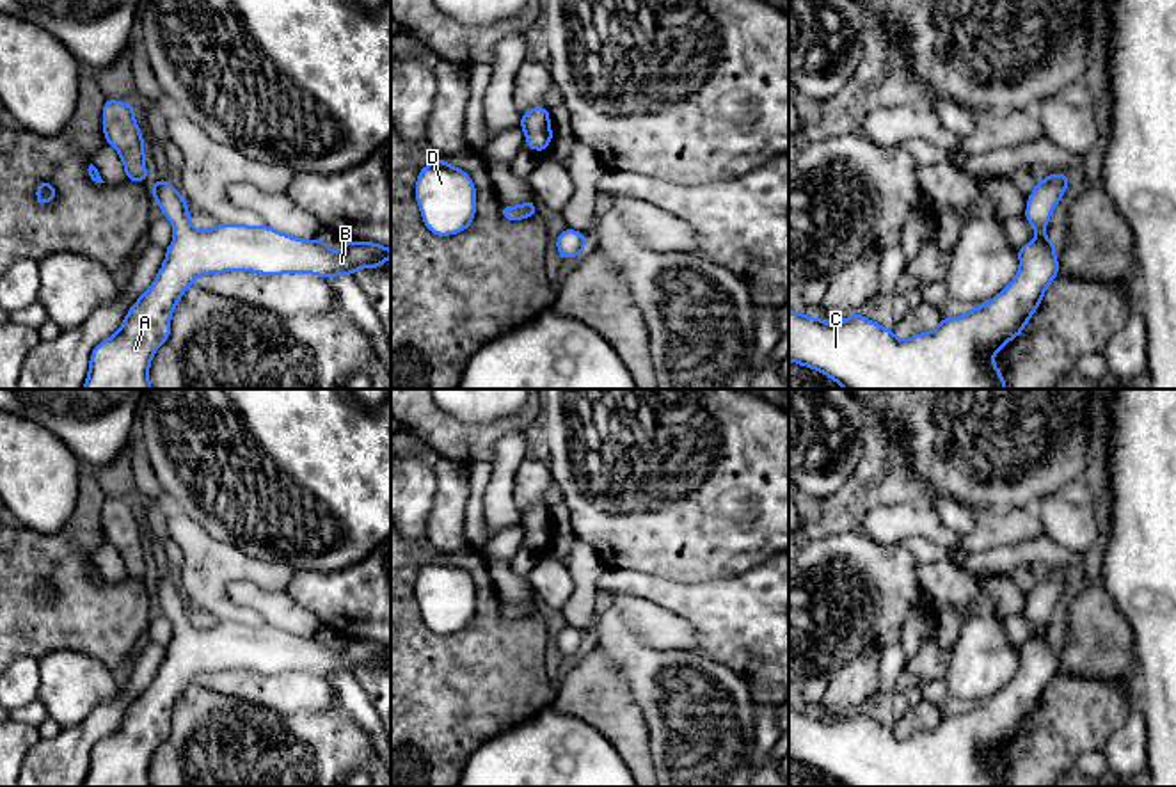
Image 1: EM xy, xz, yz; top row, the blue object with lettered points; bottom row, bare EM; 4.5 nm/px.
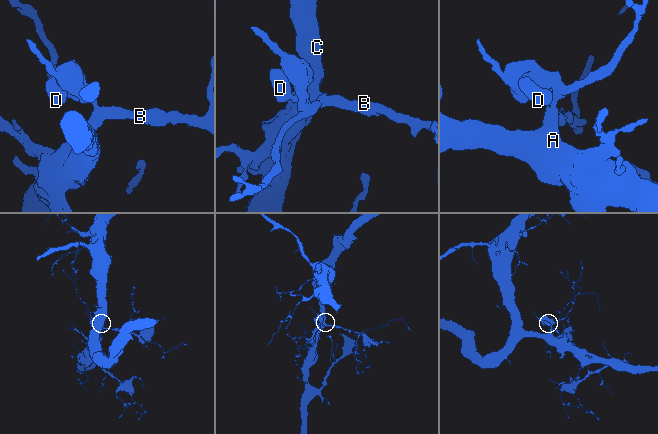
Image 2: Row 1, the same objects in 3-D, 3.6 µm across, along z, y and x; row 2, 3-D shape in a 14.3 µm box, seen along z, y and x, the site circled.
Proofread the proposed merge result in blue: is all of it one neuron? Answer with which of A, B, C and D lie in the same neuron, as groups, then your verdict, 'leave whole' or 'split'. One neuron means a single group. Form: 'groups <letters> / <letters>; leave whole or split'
groups A B C D; leave whole

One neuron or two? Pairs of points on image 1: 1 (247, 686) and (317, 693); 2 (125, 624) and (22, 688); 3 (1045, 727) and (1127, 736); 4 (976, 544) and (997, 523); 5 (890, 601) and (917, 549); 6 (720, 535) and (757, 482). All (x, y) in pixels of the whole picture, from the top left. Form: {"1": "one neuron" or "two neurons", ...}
{"1": "one neuron", "2": "two neurons", "3": "two neurons", "4": "one neuron", "5": "two neurons", "6": "one neuron"}

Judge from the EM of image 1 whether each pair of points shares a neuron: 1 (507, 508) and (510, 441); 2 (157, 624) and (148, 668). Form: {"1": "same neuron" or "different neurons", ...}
{"1": "same neuron", "2": "different neurons"}

